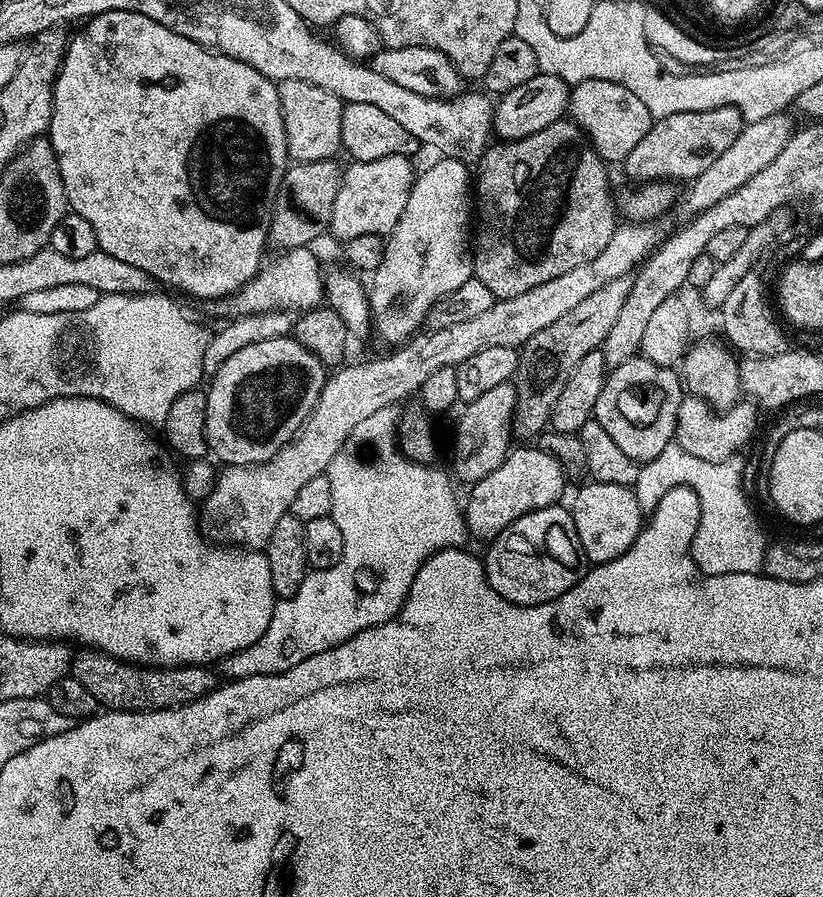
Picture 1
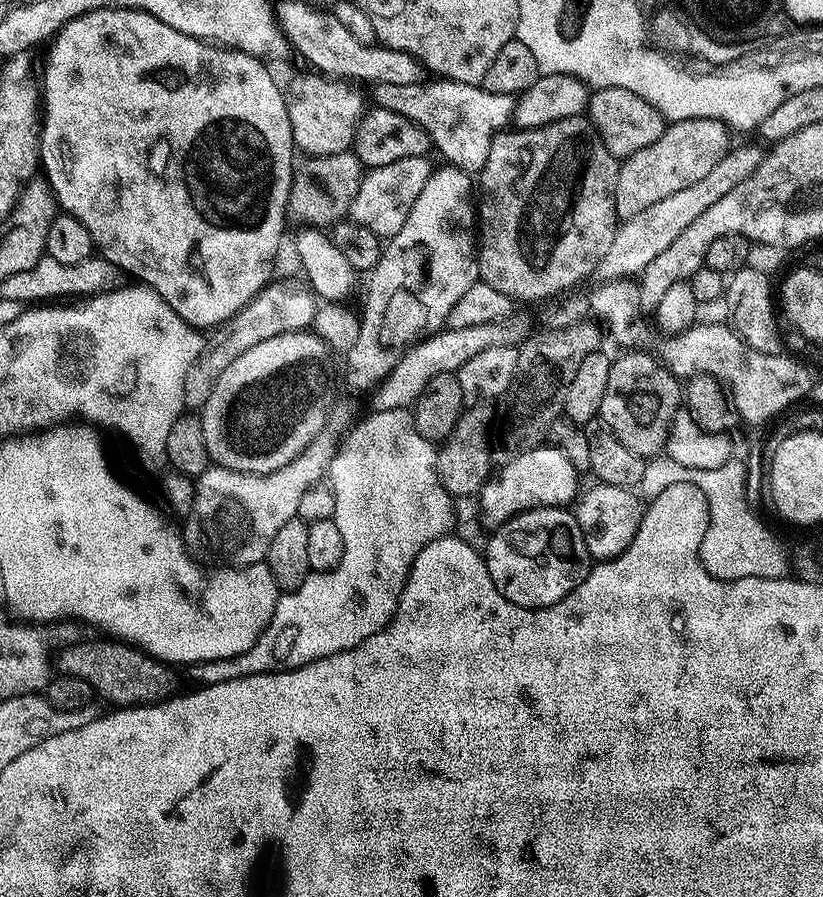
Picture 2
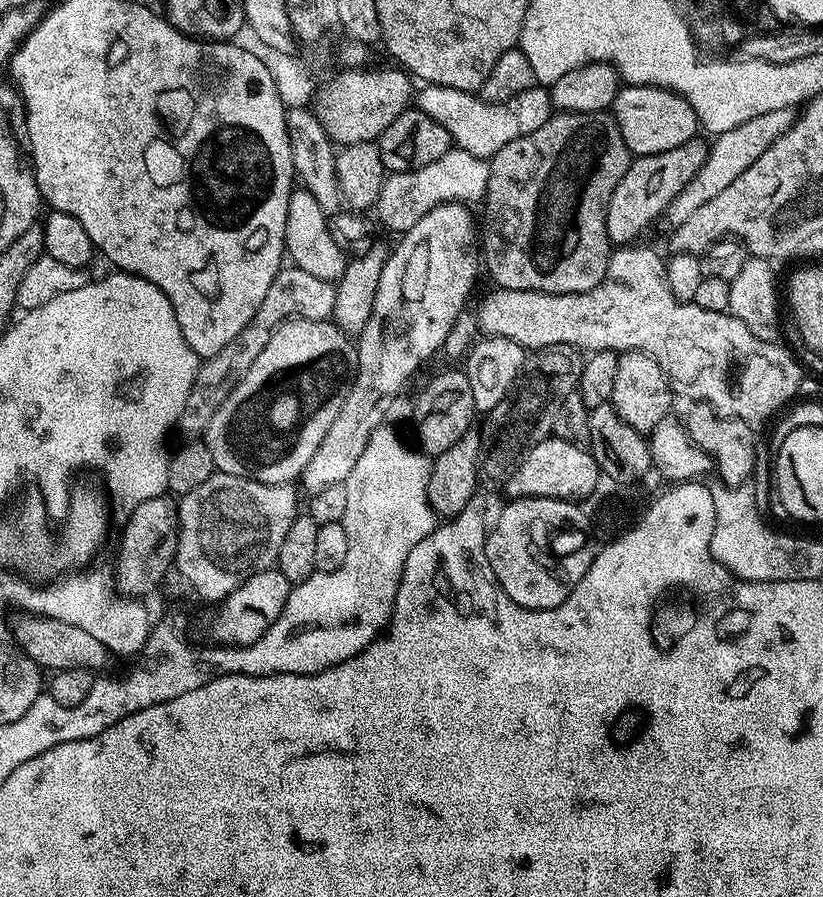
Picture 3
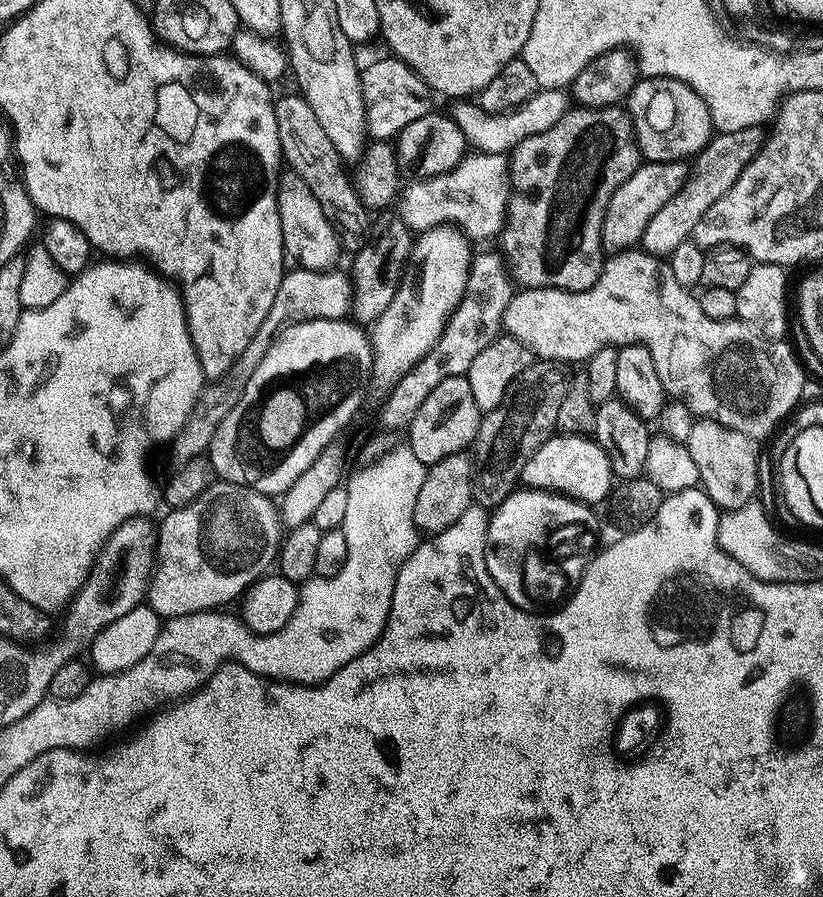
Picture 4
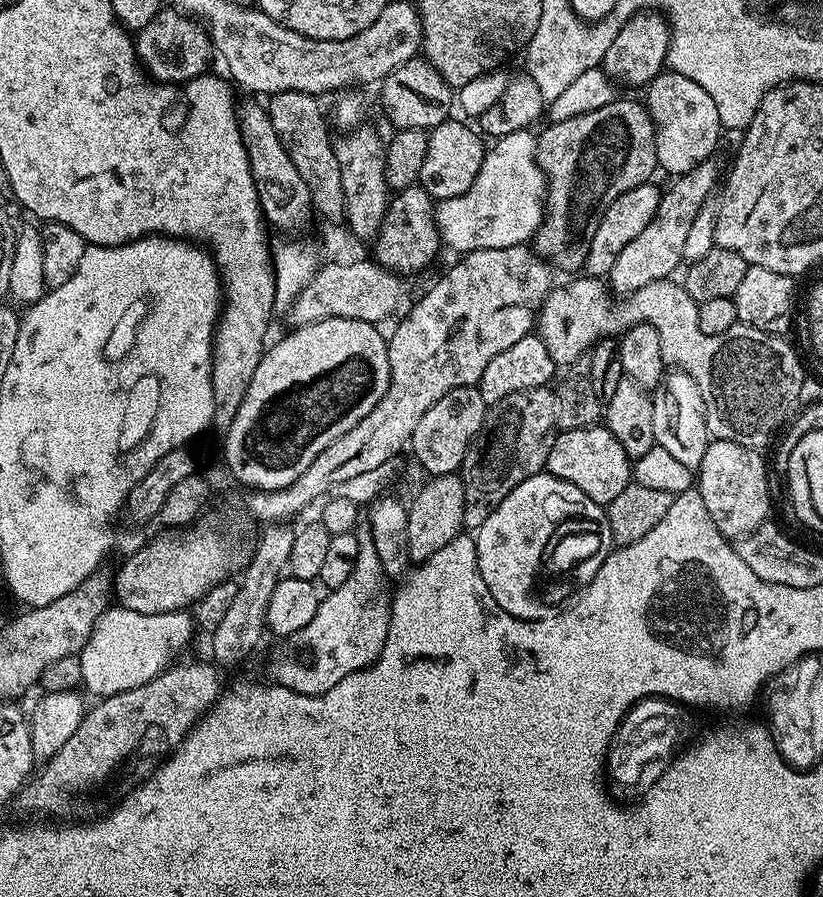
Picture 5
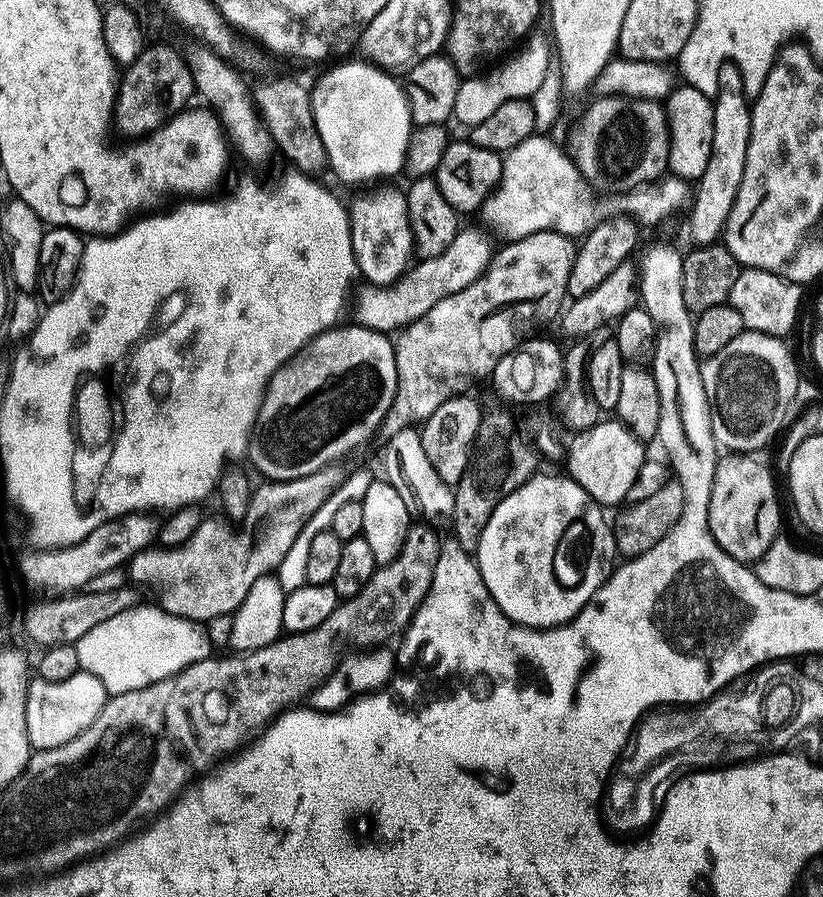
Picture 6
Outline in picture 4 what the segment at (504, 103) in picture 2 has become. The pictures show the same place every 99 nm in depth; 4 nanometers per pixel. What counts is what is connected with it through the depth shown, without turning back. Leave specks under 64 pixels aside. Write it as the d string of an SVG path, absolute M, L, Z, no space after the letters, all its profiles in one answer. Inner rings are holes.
M546 88L536 92L523 106L508 113L490 113L482 110L478 104L465 103L462 116L457 124L464 134L465 141L477 151L486 153L509 153L526 138L533 137L562 119L570 110L571 99L563 89Z

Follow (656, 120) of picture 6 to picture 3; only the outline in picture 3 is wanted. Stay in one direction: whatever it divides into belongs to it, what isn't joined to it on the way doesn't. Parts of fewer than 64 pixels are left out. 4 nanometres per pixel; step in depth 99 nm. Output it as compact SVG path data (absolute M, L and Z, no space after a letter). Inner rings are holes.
M557 111L549 120L542 123L538 130L518 137L506 146L502 146L490 159L488 168L488 192L484 195L482 209L484 208L484 228L482 224L482 264L492 275L493 285L506 290L530 290L531 292L544 292L550 294L574 294L594 290L602 282L608 269L610 245L606 234L606 210L610 206L610 198L618 182L622 182L622 174L633 162L633 154L622 138L622 130L618 130L616 117L608 112L562 112Z

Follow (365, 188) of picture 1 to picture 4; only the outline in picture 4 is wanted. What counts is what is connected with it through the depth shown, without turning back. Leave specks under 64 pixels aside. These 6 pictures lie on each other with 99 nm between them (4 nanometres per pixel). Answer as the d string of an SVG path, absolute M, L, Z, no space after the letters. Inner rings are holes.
M476 150L465 155L460 165L445 175L420 178L417 181L417 184L412 184L409 188L407 185L398 200L399 213L413 233L419 234L441 226L455 226L472 242L488 240L491 236L499 237L503 233L510 197L510 160L505 153L486 153Z

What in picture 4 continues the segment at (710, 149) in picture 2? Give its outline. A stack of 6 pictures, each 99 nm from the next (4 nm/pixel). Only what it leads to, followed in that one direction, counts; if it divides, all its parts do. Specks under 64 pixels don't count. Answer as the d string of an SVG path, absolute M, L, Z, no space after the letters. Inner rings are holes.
M649 160L641 163L640 167L634 170L634 174L630 174L630 178L626 178L626 182L622 182L618 190L614 190L614 198L610 198L610 206L606 206L606 218L602 226L602 246L605 253L615 254L635 249L650 218L654 218L654 214L658 214L658 210L662 210L662 206L666 206L666 202L670 202L674 194L678 194L678 190L686 182L689 171L689 165L682 160Z

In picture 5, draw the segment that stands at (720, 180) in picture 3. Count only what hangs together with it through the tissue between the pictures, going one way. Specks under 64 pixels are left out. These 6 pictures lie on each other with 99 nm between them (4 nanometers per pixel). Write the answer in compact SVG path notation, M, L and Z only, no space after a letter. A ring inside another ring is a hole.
M715 159L704 160L698 166L694 166L694 170L671 181L668 192L666 188L660 197L660 205L650 226L646 226L646 230L642 230L642 234L638 234L638 238L634 238L634 242L630 242L630 246L626 246L626 250L622 250L622 254L616 256L614 266L608 271L607 283L617 297L629 296L632 292L642 290L642 286L650 286L650 282L655 280L667 280L673 275L672 271L676 267L681 267L686 234L693 225L695 215L709 203L708 195L717 191L722 168L720 172L716 163Z

